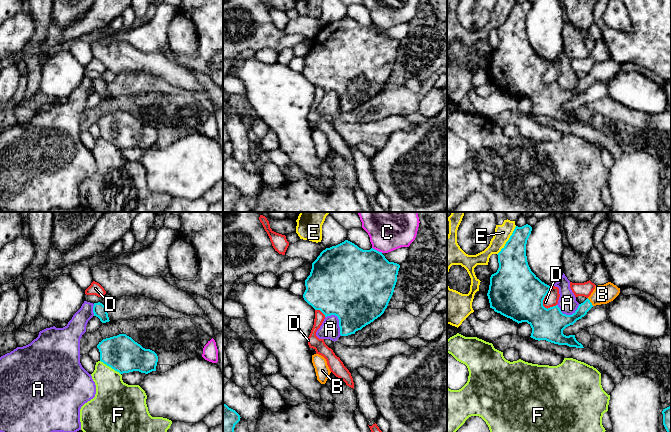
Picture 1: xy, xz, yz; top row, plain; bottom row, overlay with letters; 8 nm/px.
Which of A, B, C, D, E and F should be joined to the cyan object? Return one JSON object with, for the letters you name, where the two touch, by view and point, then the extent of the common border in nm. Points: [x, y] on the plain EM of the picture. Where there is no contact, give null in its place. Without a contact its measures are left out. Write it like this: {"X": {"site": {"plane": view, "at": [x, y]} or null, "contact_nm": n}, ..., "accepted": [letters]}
{"B": {"site": {"plane": "yz", "at": [590, 78]}, "contact_nm": 80}, "accepted": ["B"]}

